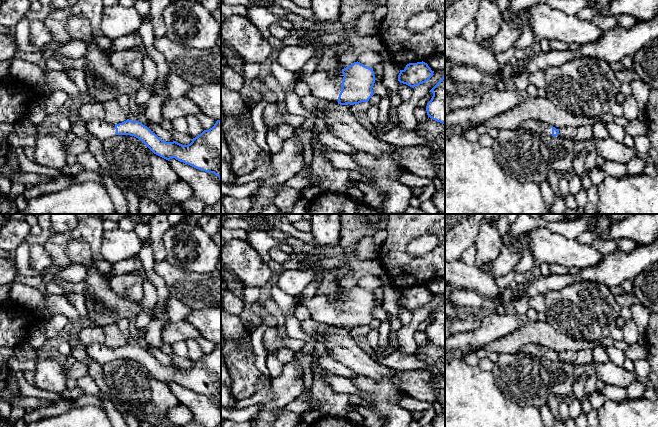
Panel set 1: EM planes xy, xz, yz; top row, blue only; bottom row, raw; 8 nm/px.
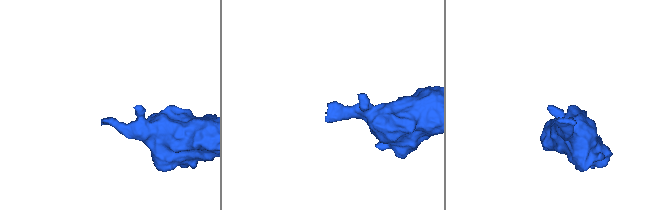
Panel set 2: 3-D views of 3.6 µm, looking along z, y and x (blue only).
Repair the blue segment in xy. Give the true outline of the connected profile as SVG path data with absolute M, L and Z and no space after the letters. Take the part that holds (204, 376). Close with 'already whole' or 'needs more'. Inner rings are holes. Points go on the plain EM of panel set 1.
M103 343L86 346L86 353L103 365L115 359L130 359L141 364L154 378L188 388L196 393L214 397L221 407L221 343L212 352L204 354L188 369L160 363L139 345L127 343L119 348L109 348Z; needs more

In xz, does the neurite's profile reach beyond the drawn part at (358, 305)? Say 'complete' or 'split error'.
split error

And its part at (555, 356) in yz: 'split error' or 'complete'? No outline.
split error

